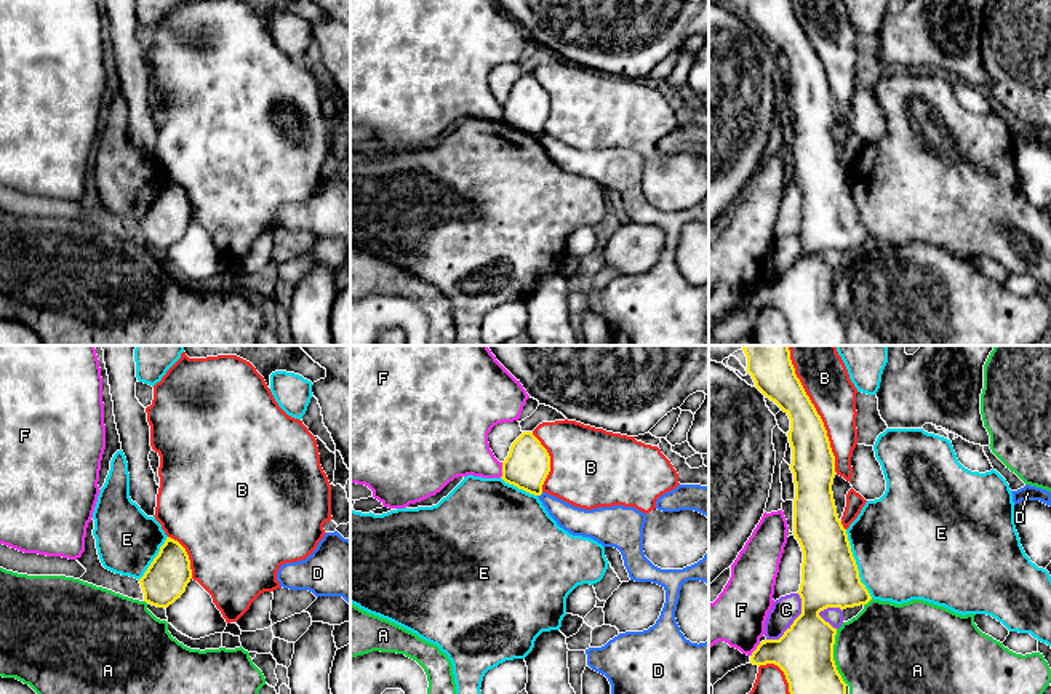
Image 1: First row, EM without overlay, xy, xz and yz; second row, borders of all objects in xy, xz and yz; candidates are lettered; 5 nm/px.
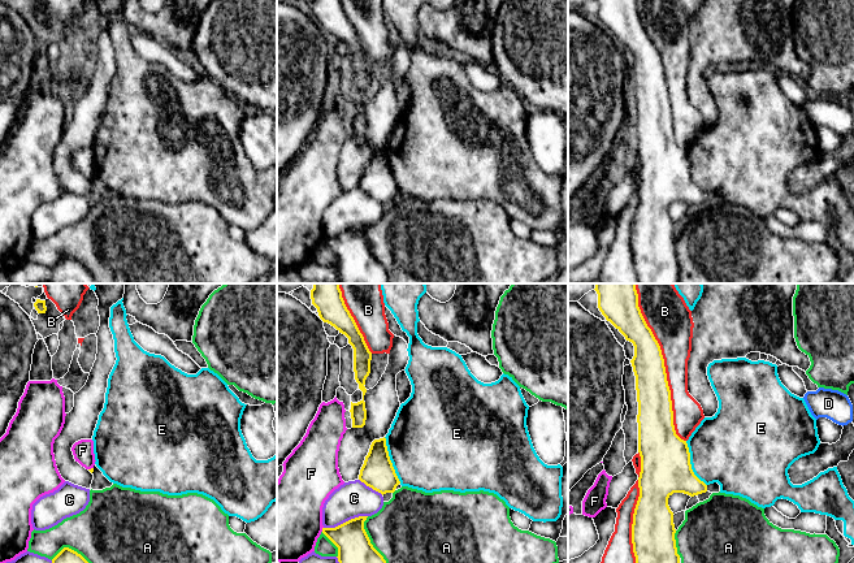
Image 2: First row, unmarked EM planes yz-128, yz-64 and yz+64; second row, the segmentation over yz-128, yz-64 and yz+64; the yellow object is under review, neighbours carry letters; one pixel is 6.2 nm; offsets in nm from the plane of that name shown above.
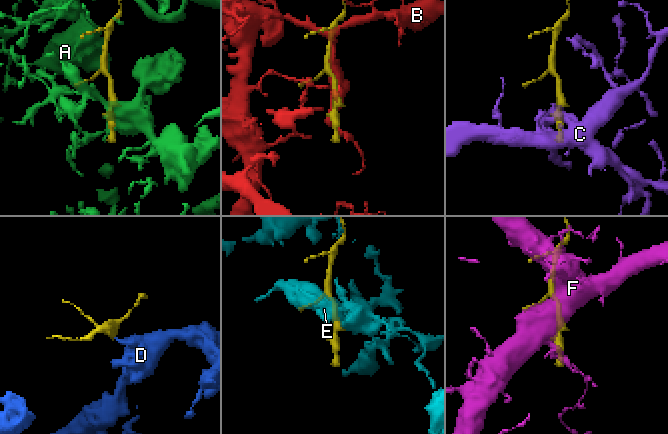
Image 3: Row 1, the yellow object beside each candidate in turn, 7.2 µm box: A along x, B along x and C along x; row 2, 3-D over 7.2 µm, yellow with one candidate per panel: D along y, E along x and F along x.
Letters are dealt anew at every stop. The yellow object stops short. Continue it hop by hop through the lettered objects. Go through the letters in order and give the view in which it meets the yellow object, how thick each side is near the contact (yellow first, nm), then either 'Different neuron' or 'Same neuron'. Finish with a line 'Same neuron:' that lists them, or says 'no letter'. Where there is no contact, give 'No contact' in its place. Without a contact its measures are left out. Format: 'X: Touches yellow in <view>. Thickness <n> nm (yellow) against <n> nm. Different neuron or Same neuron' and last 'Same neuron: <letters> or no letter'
A: Touches yellow in yz. Thickness 280 nm (yellow) against 460 nm. Different neuron
B: Touches yellow in yz. Thickness 220 nm (yellow) against 240 nm. Different neuron
C: Touches yellow in yz. Thickness 280 nm (yellow) against 140 nm. Different neuron
D: Touches yellow in xz. Thickness 220 nm (yellow) against 140 nm. Different neuron
E: Touches yellow in yz. Thickness 280 nm (yellow) against 480 nm. Different neuron
F: Touches yellow in xz. Thickness 220 nm (yellow) against 300 nm. Different neuron
Same neuron: no letter

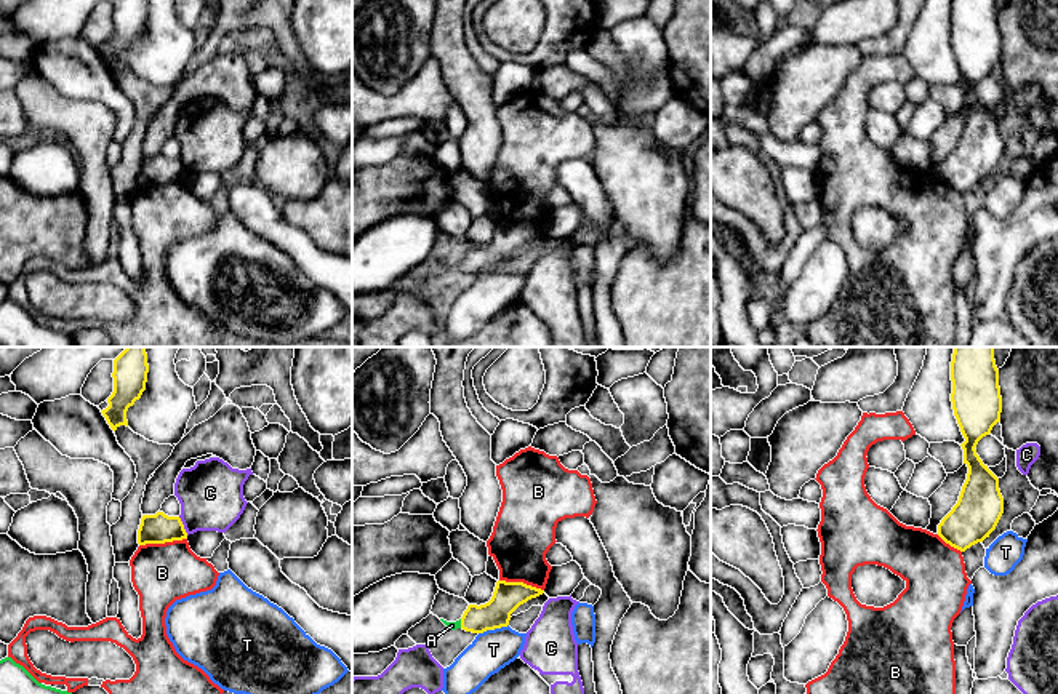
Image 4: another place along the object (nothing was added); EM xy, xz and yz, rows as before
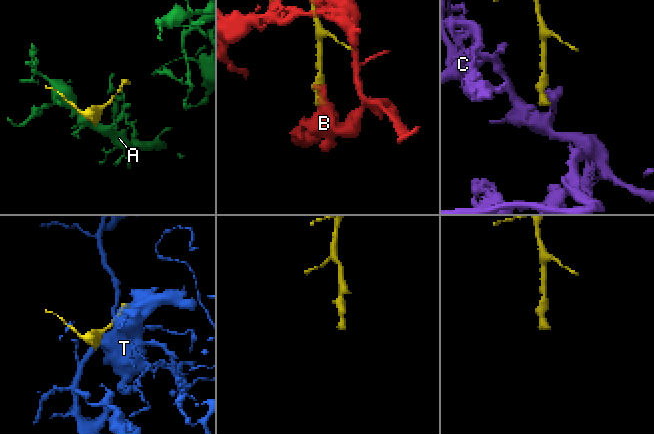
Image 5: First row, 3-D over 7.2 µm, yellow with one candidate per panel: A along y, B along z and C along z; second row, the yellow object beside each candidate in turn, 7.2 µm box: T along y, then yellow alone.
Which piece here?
A: Touches yellow in xz. Thickness 140 nm (yellow) against 50 nm. Same neuron
B: Touches yellow in xy. Thickness 150 nm (yellow) against 300 nm. Different neuron
C: Touches yellow in xy. Thickness 150 nm (yellow) against 320 nm. Different neuron
T: Touches yellow in xz. Thickness 150 nm (yellow) against 200 nm. Different neuron
Same neuron: A

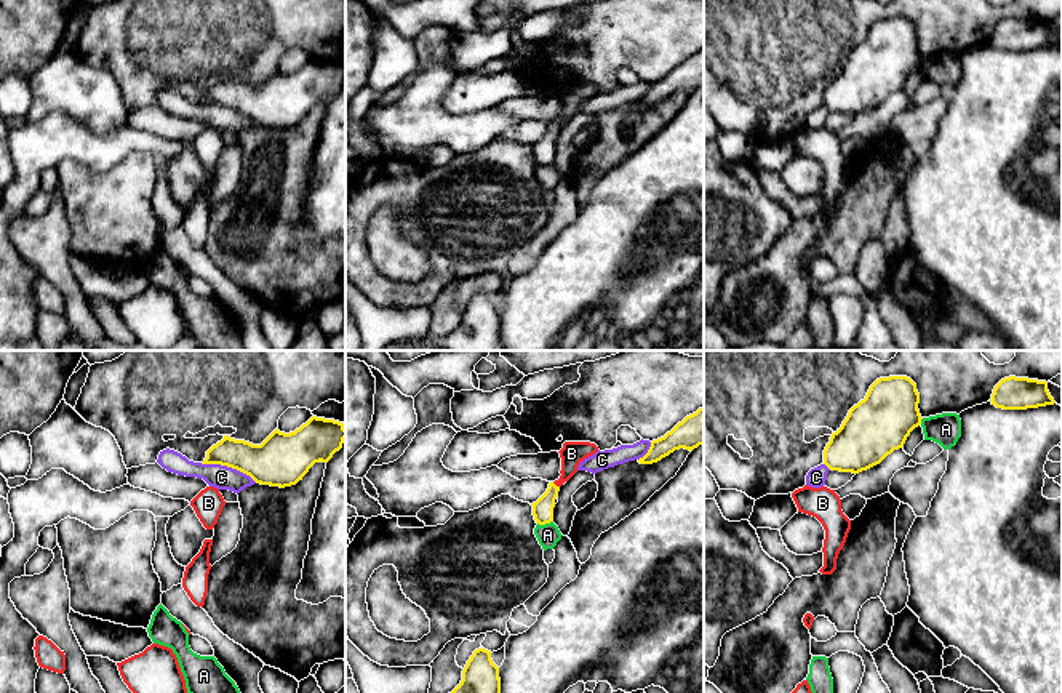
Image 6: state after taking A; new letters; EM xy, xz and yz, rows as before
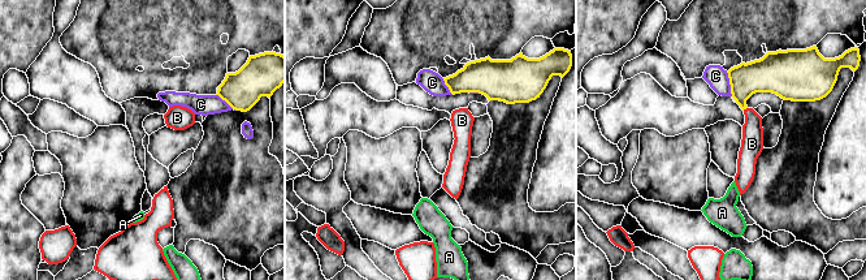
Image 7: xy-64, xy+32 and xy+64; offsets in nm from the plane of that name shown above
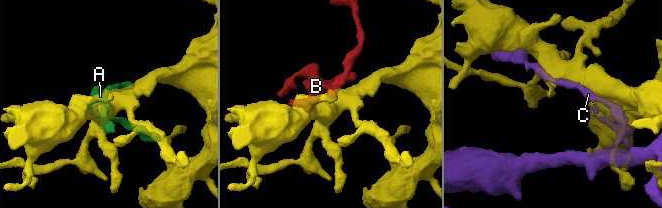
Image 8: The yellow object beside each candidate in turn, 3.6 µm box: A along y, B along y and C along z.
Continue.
A: Touches yellow in xz. Thickness 110 nm (yellow) against 120 nm. Different neuron
B: Touches yellow in xz. Thickness 110 nm (yellow) against 120 nm. Same neuron
C: Touches yellow in xy. Thickness 260 nm (yellow) against 120 nm. Different neuron
Same neuron: B

